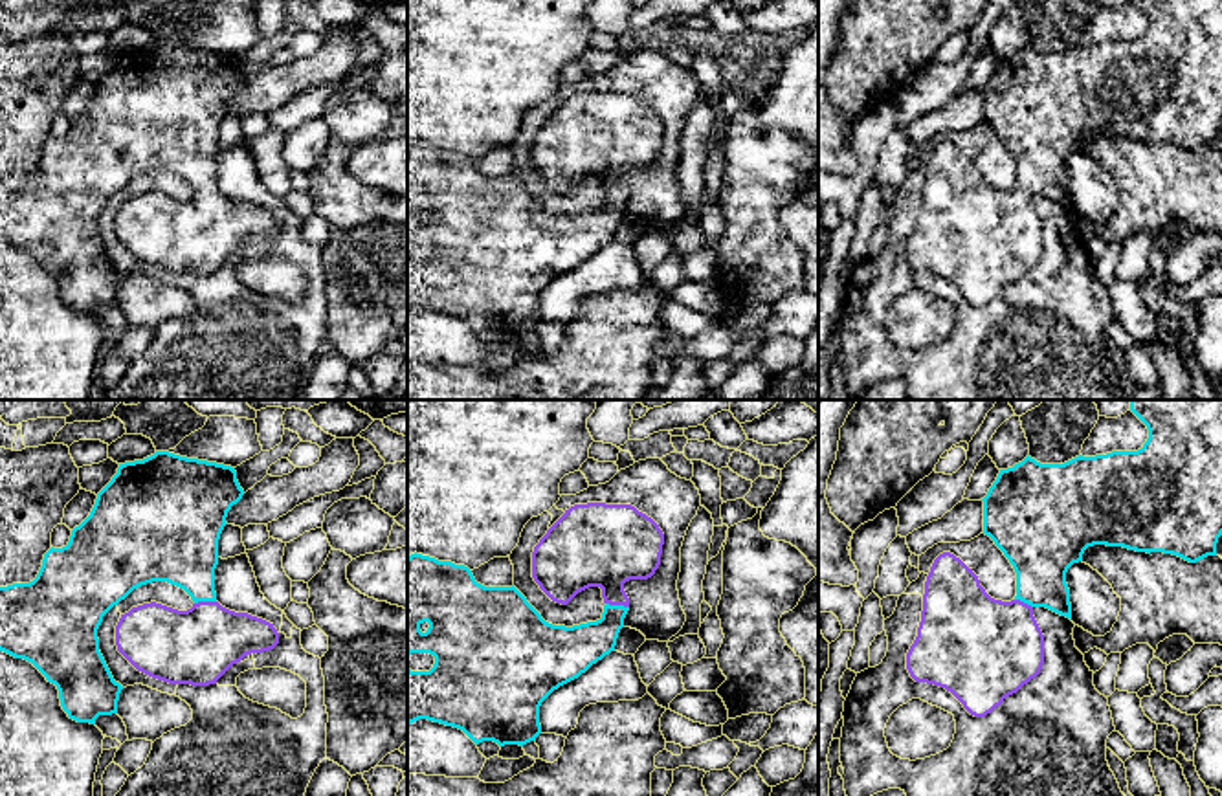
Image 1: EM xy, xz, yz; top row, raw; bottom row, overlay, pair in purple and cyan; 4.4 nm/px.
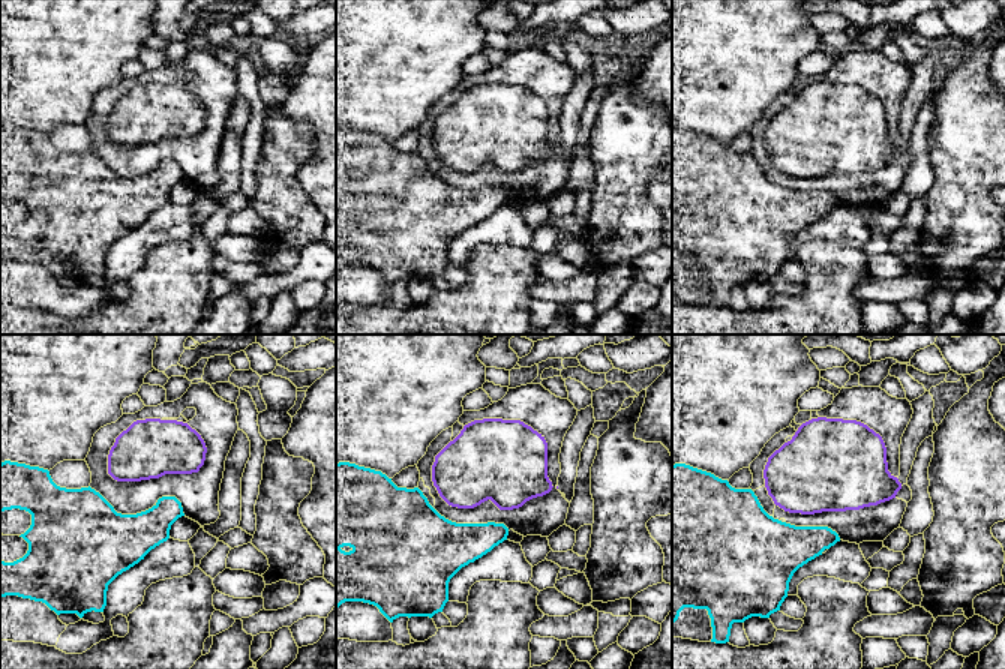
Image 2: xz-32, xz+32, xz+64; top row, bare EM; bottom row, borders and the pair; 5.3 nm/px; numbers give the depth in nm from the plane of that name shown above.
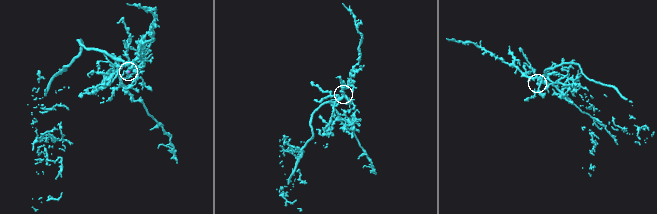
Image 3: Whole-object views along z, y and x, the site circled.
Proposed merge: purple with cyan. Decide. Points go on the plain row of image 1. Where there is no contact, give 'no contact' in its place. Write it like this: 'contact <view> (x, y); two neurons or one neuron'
contact xz (617, 193); one neuron

